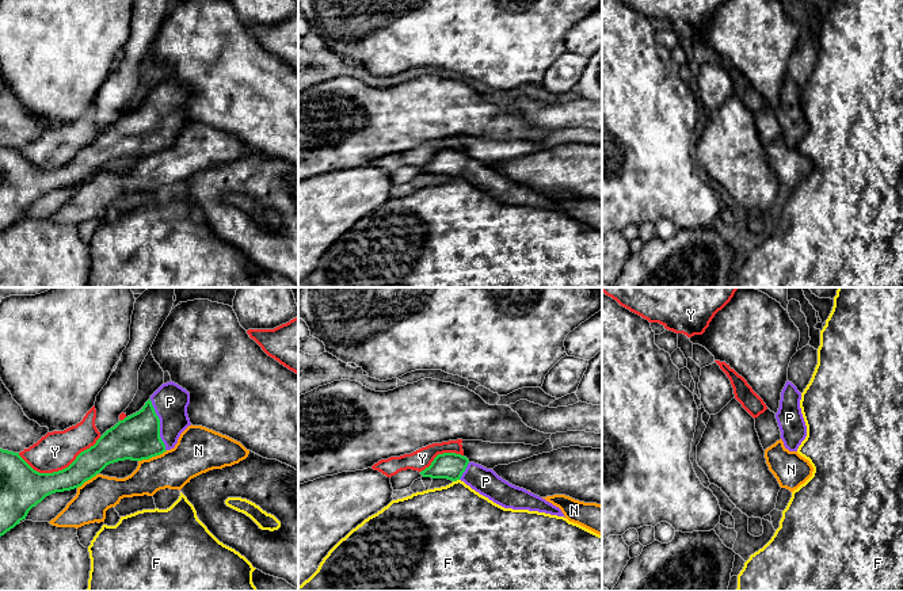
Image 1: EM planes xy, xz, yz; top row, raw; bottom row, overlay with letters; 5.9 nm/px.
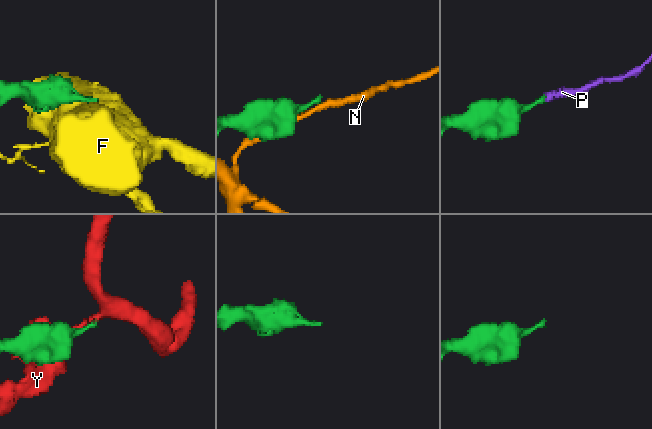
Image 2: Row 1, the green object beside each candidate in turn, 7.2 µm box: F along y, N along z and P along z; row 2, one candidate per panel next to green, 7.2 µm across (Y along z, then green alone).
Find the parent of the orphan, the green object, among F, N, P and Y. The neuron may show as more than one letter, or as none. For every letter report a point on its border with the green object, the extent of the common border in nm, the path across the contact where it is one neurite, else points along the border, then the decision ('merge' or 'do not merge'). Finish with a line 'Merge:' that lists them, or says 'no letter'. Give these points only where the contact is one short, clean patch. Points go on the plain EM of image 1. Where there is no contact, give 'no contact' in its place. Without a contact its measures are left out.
F: contact xz (456, 176); length 40 nm; do not merge
N: contact xy (152, 152); length 190 nm; do not merge
P: contact xy (159, 121); length 320 nm; way xy (137, 133), (149, 129), (159, 121), (170, 98); merge
Y: contact xy (58, 167); length 500 nm; do not merge
Merge: P

